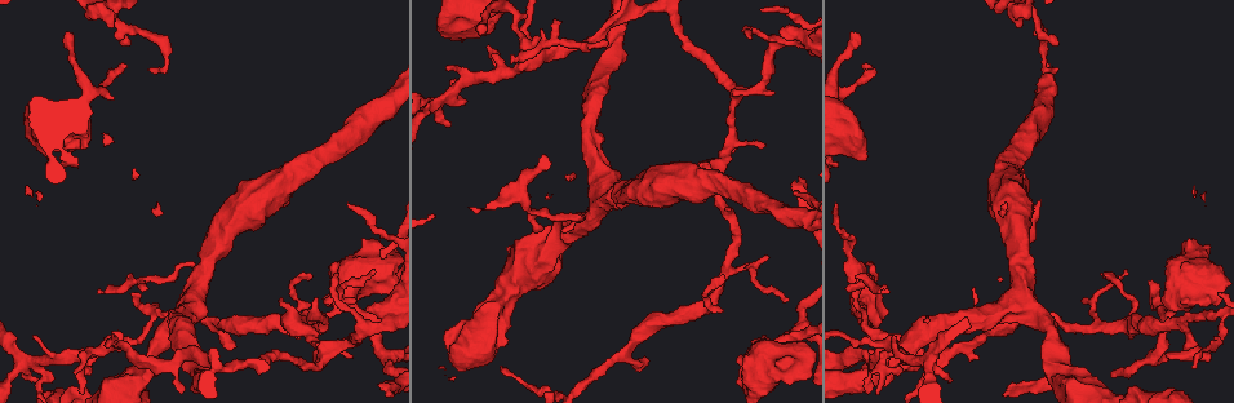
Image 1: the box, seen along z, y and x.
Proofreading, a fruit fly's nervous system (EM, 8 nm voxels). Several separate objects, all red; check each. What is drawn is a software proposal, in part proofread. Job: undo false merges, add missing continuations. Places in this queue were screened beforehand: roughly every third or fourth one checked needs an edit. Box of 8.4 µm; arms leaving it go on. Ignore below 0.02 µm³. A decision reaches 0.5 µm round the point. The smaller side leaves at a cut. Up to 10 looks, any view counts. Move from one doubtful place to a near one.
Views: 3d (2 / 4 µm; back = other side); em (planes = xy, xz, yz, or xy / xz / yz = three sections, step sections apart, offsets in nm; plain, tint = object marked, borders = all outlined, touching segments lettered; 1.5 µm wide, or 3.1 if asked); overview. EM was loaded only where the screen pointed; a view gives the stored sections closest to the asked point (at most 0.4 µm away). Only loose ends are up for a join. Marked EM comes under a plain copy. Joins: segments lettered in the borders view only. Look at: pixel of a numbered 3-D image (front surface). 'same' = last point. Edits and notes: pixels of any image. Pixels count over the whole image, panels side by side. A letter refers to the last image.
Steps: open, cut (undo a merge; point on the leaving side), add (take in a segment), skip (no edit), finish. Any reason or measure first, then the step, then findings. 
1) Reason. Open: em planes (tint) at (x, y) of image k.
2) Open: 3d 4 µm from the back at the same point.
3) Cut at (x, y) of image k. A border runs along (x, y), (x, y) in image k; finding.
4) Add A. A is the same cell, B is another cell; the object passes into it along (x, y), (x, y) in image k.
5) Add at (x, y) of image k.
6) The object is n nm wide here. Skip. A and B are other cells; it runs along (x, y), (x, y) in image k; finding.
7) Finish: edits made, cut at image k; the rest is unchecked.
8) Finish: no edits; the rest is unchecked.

Sharp bend. Open: em xz step 4 (tint) at (1154, 355) of image 1.

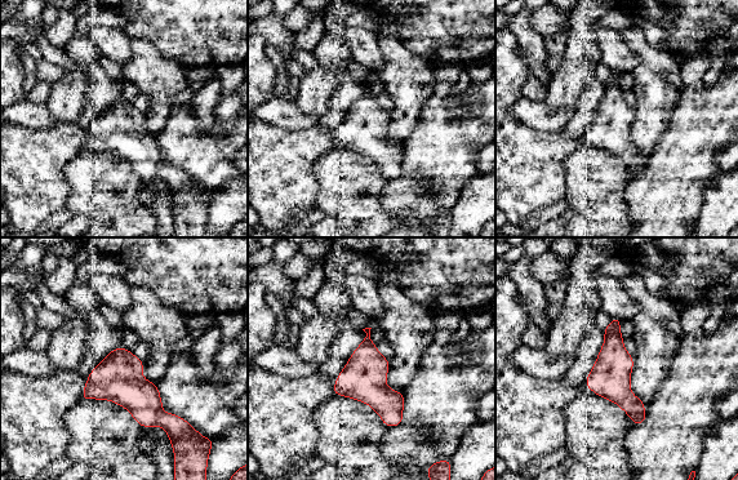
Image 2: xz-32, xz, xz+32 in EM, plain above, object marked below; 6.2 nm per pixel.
Cut it another way. Open: em planes (borders) at the same point.

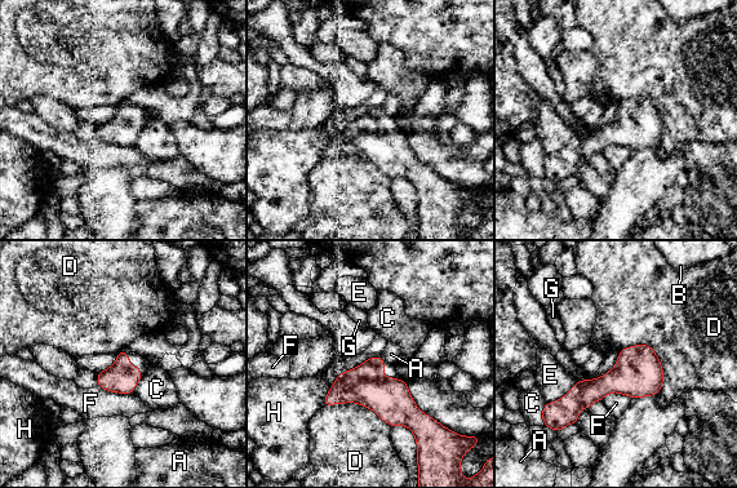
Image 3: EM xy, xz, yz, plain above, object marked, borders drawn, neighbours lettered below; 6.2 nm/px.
The object is 190 nm wide here. Skip. A, B, C, D, E, F, G and H are other cells; a border runs along (618, 351), (653, 350), (656, 395) in image 3; all the same cell.

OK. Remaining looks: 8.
Branch stops here. Open: em planes (borders) at (784, 301) of image 1.

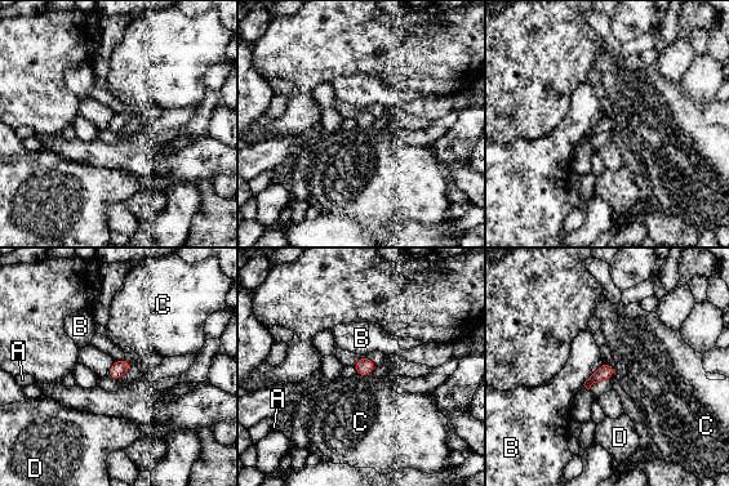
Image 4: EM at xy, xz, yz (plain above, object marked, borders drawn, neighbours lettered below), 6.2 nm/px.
Skip. A, B, C and D are other cells; a border runs along (609, 362), (614, 374) in image 4; none of them fits.

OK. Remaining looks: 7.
Tapers out. Open: 3d 2 µm at (126, 45) of image 1.

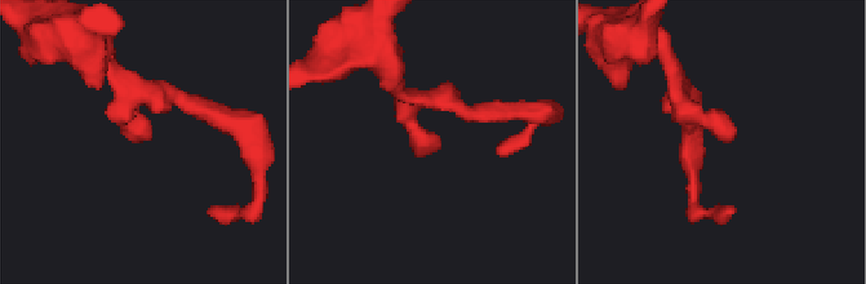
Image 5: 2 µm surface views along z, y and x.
Shape alone is not enough. Open: em xz step 8 (borders) at (148, 139) of image 5.

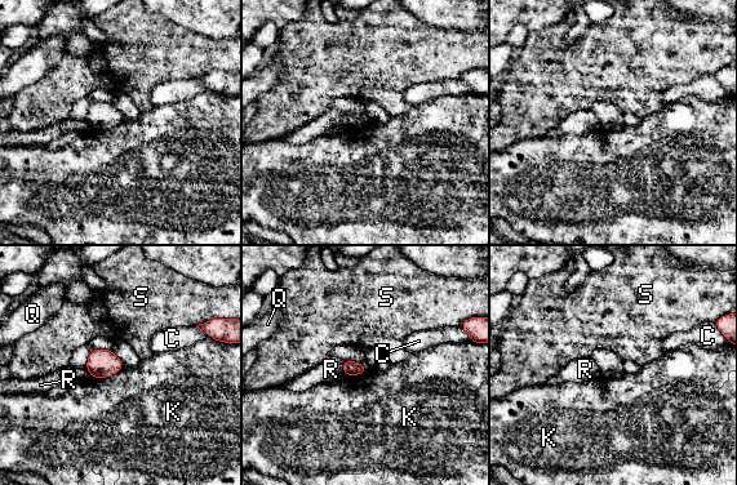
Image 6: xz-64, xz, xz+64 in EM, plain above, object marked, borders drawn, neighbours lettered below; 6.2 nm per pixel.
Cut it another way. Open: em planes (borders) at the same point.

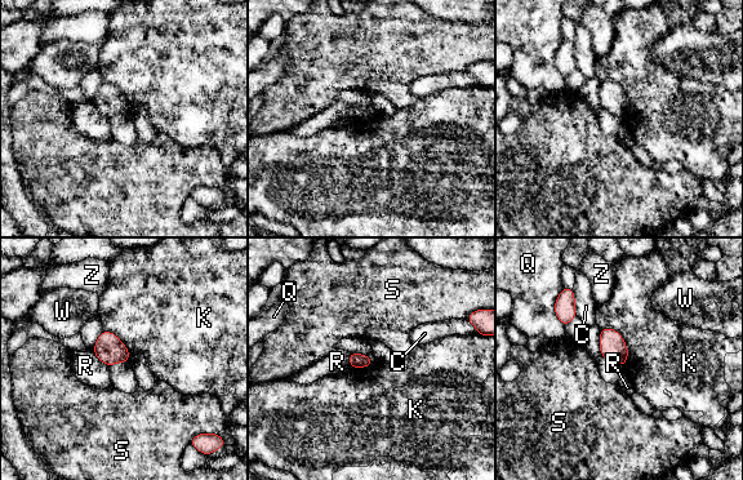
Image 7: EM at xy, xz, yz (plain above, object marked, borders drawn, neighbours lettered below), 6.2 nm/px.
Skip. C, K, Q, R, S, W and Z are other cells; a border runs along (601, 328), (621, 336), (624, 365) in image 7; none of them fits.

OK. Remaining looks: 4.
Open: em planes (borders) at (451, 123) of image 1.

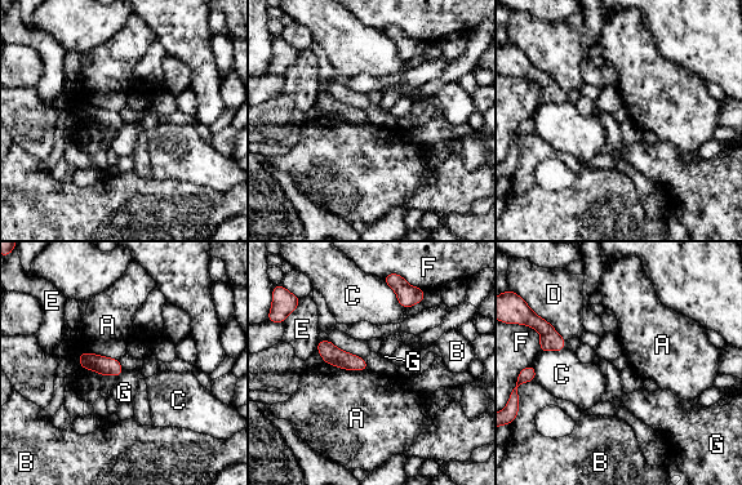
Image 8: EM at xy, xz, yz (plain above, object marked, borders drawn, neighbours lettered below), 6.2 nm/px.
Skip. A, B, C, D, E, F and G are other cells; a border runs along (84, 350), (114, 359) in image 8; none of them fits.

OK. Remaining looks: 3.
Finish: no edits; the rest is unchecked.

